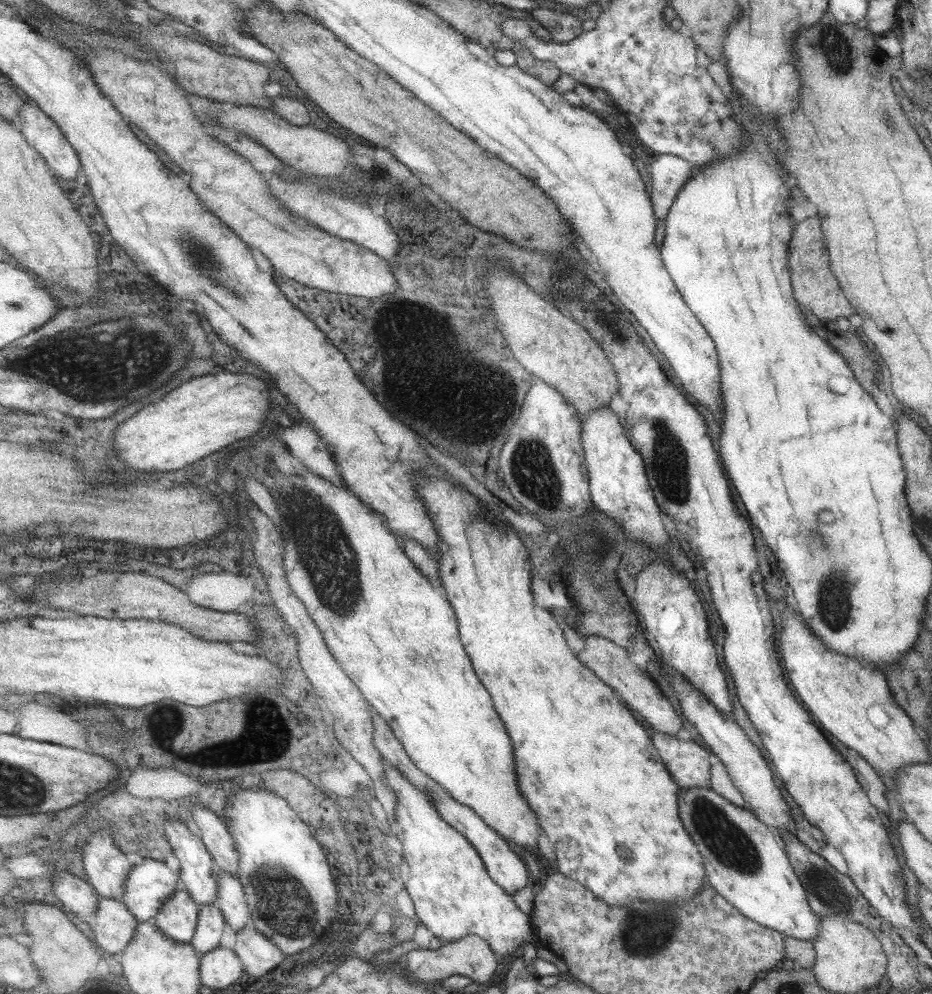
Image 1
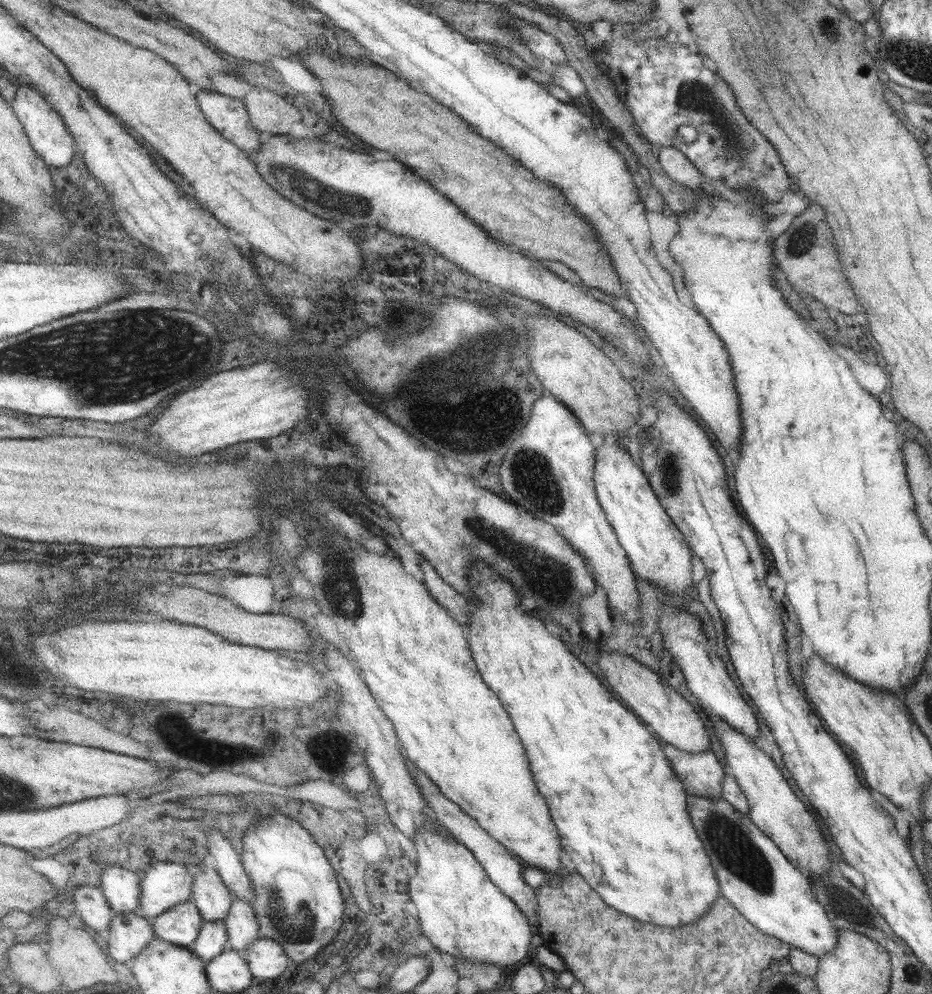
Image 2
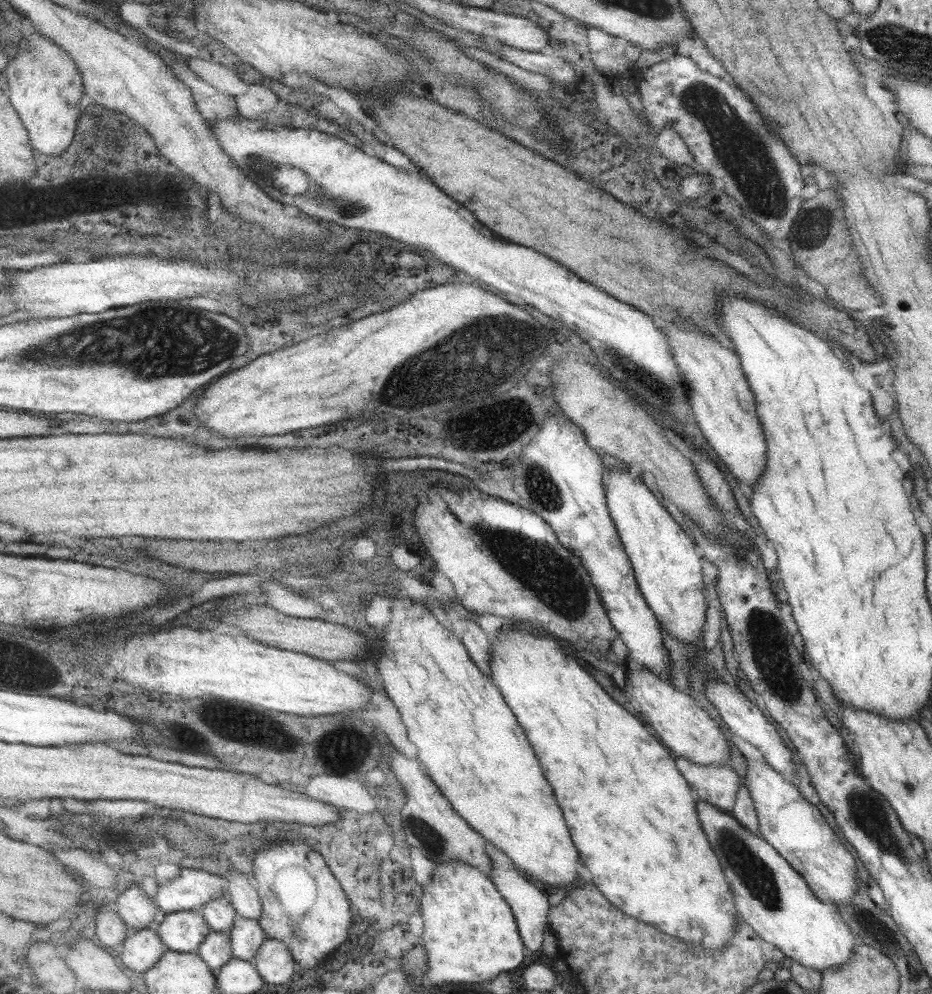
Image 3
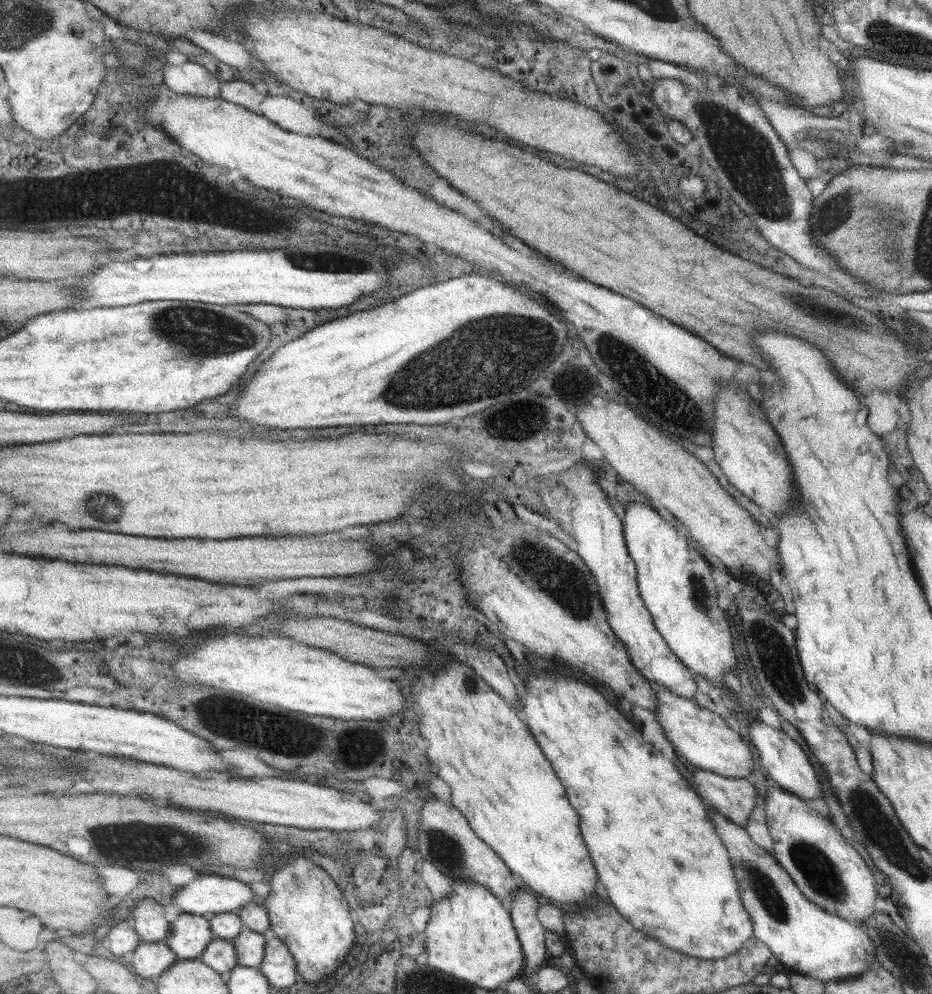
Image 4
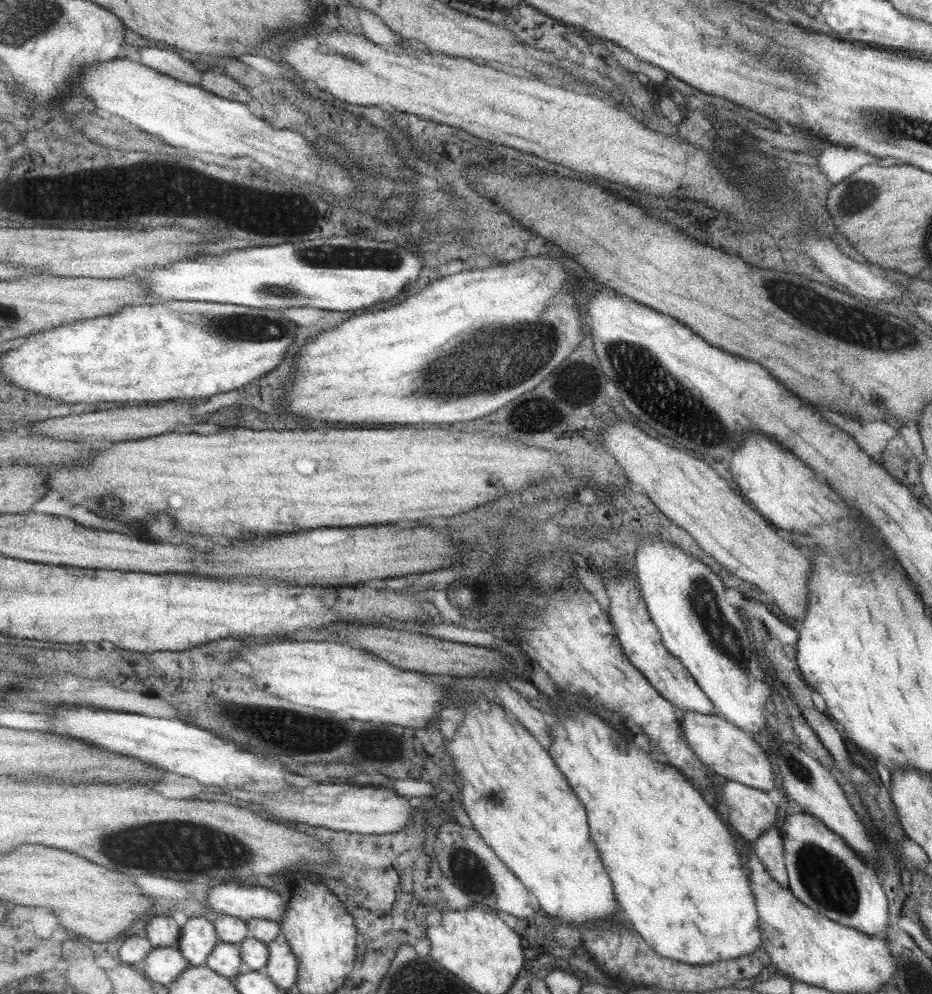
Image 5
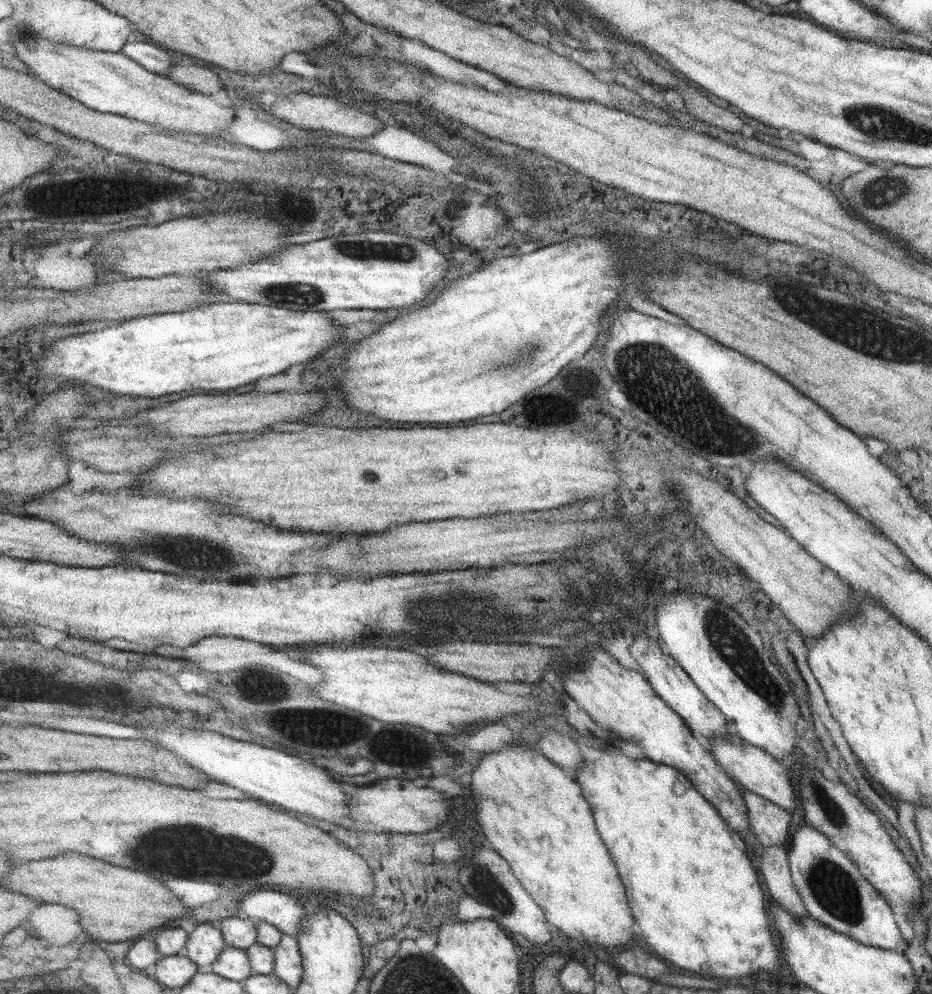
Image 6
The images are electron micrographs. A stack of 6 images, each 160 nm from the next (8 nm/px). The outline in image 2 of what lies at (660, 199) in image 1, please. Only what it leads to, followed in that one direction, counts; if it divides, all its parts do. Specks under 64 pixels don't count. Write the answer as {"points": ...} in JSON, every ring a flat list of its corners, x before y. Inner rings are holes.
{"points":[[664,146,655,150,657,161,668,178,690,188,694,192,701,192,705,188,702,174,697,171,687,157,674,146]]}

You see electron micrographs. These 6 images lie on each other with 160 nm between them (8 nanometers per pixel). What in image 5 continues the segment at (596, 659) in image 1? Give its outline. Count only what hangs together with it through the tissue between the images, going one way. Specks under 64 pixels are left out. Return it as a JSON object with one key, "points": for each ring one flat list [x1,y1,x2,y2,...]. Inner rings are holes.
{"points":[[686,710,680,720,682,737,695,753,695,756,715,774,734,780,749,788,769,792,775,788,775,778,771,764,765,755,762,741,733,726,719,715,699,714]]}

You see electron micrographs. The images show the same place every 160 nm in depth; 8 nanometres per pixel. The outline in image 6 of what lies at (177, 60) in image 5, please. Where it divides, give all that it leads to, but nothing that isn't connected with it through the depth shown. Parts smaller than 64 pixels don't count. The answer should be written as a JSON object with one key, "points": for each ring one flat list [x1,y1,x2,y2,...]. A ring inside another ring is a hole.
{"points":[[129,42,122,48,123,54,143,65,151,72,161,73,165,75,168,70,177,64,177,60,173,60,173,54,149,44,149,42]]}

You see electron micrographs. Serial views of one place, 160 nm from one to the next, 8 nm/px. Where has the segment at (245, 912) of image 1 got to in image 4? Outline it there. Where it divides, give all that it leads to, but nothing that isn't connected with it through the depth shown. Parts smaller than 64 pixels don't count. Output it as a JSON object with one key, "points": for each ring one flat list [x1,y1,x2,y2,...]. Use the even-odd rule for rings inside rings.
{"points":[[244,927,234,943,239,955,239,964,248,967,260,967,264,963,268,934,255,932]]}

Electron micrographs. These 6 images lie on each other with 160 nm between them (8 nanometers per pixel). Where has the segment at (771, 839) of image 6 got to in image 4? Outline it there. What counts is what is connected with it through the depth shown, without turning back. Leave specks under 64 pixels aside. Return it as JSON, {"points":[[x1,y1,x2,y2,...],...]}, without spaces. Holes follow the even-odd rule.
{"points":[[699,768,691,774,692,786,702,800,737,826,745,826,755,805,762,802,750,779,719,776]]}

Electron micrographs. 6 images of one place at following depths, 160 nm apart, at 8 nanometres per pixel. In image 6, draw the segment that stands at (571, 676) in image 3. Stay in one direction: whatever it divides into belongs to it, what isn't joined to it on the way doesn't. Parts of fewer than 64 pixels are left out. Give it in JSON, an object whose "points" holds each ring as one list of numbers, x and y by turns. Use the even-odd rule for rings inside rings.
{"points":[[608,749,595,752,595,756,586,757,584,762,574,776,575,782,579,784,583,798,589,803,594,823,603,841,607,847,609,856,614,862,615,868,625,887,625,896,633,915,633,920,639,924,639,928,643,932,641,938,645,939,651,952,659,958,667,959,673,966,689,970,692,975,699,977,714,978,723,976,723,978,741,978,753,972,777,972,781,966,779,960,779,952,777,952,777,944,775,939,778,935,774,931,772,918,767,914,767,900,765,900,765,892,757,880,757,874,751,866,751,862,747,855,739,848,735,847,731,839,730,830,727,830,725,821,719,816,712,804,705,800,691,784,691,781,681,774,676,768,659,764,647,760,632,759,623,755,623,753,611,753]]}

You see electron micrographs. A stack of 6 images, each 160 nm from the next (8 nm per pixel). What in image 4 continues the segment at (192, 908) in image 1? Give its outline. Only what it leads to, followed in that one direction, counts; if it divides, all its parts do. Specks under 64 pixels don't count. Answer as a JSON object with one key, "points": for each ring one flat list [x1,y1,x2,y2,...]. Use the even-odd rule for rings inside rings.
{"points":[[183,912,172,922,170,935,164,942,177,953,181,960,201,958,215,938,209,916]]}

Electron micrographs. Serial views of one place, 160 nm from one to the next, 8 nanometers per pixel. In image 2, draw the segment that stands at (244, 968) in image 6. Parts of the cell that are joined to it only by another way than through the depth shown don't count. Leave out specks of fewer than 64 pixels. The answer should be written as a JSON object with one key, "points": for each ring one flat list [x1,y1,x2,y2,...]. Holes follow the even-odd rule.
{"points":[[225,920,204,921,200,938,191,947,206,963,223,954,229,945,228,925]]}

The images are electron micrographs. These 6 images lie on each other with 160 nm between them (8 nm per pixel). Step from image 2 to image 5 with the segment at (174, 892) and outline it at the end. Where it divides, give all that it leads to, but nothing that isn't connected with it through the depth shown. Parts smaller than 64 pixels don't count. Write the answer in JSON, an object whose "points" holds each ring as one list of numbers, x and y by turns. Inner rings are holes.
{"points":[[229,882,211,888,209,894,207,904,218,916,231,915,246,921,259,918,279,923,288,912,289,902,261,884]]}

